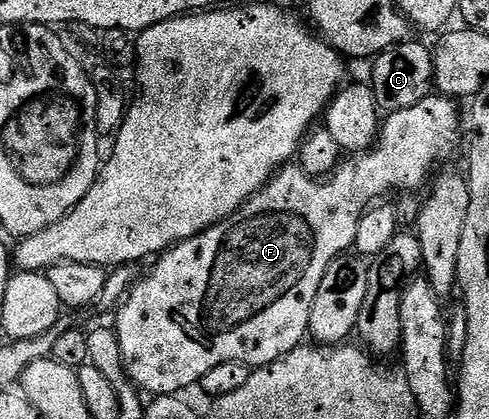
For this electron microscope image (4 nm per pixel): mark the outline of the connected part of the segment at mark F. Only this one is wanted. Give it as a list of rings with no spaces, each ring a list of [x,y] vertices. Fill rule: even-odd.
[[[431,94],[424,98],[424,102],[416,102],[416,106],[408,106],[408,110],[391,112],[381,121],[380,131],[373,148],[368,152],[355,155],[353,158],[343,159],[342,163],[330,173],[328,179],[307,176],[298,166],[286,166],[274,173],[265,188],[260,191],[248,203],[237,208],[227,220],[221,220],[219,224],[213,224],[208,230],[204,230],[191,240],[182,240],[172,248],[167,248],[153,261],[150,273],[146,277],[135,279],[128,295],[123,299],[118,312],[118,324],[116,331],[119,338],[120,352],[123,354],[123,364],[130,380],[143,393],[151,397],[172,396],[182,394],[185,388],[197,385],[220,362],[240,362],[250,365],[251,369],[263,368],[266,364],[276,362],[284,358],[292,350],[303,347],[310,331],[310,315],[312,314],[312,302],[316,302],[316,290],[320,290],[320,282],[324,278],[324,270],[332,266],[336,257],[349,253],[356,242],[356,230],[360,226],[360,218],[375,202],[381,201],[385,192],[417,193],[418,188],[425,189],[428,181],[435,175],[434,167],[442,164],[458,148],[458,135],[463,135],[464,120],[458,117],[458,108],[453,99],[441,94]]]

